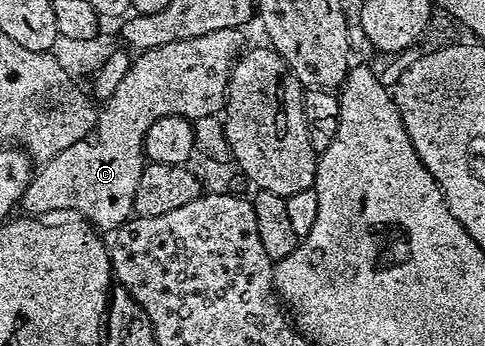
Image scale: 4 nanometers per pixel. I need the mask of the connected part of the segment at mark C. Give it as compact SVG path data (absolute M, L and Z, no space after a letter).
M236 28L215 30L199 38L183 38L179 42L167 42L167 46L155 46L151 50L133 56L131 70L123 77L123 83L109 100L100 105L97 125L89 135L79 142L67 146L55 158L42 163L34 171L27 190L21 196L19 205L22 213L33 218L44 217L44 212L78 212L82 221L88 222L94 229L109 228L116 230L134 215L133 199L138 189L140 175L146 166L145 139L151 125L159 118L185 116L188 120L202 120L208 116L217 116L225 107L225 98L229 91L229 71L242 55L242 33Z

